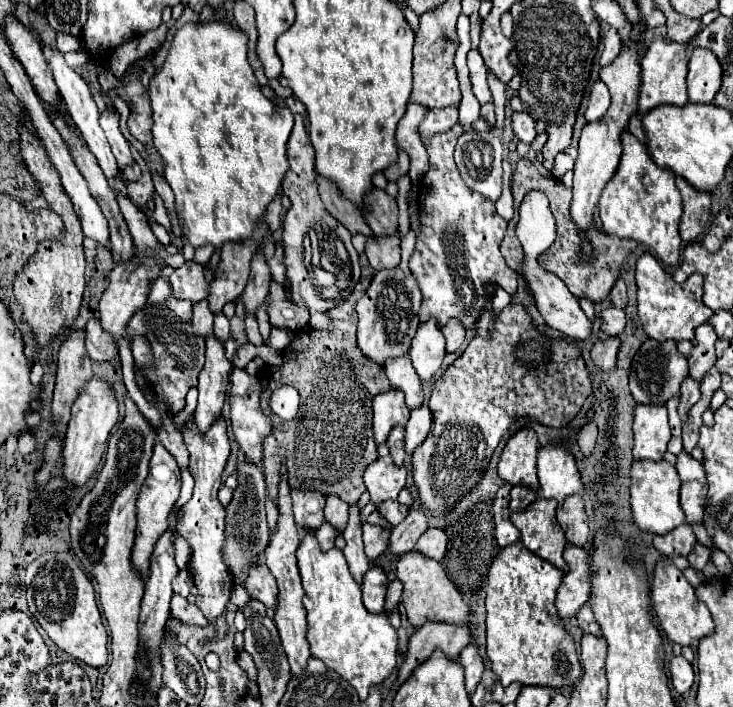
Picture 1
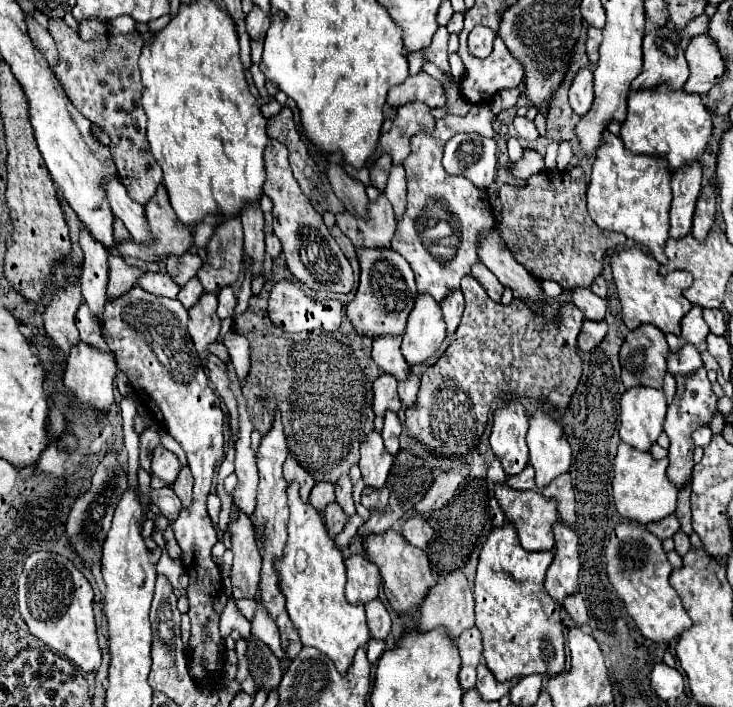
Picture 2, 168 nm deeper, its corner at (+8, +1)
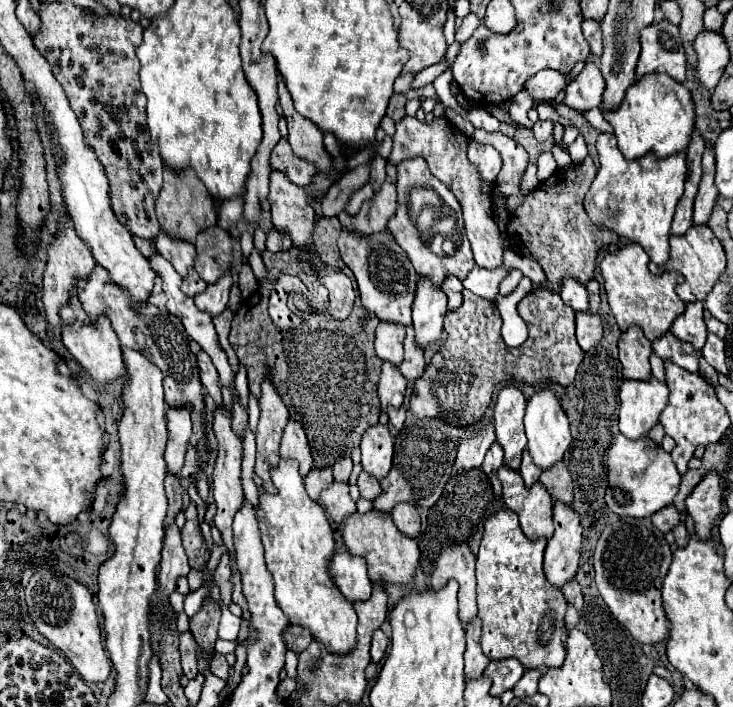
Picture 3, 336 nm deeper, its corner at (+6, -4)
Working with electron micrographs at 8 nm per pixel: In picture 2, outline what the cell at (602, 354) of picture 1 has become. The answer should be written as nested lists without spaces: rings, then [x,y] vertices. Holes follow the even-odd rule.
[[[589,319],[583,321],[581,325],[581,333],[579,333],[579,339],[577,339],[577,345],[581,351],[591,351],[593,347],[597,347],[603,337],[607,333],[607,323],[601,321],[601,323],[593,323]]]

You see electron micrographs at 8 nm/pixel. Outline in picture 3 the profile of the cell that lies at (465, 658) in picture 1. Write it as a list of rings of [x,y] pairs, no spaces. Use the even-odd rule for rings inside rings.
[[[475,618],[467,624],[467,650],[465,650],[465,680],[475,680],[483,674],[489,664],[489,658],[481,650],[481,624]]]

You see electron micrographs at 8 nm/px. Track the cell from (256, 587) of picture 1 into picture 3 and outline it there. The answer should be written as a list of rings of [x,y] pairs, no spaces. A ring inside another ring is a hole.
[[[217,408],[215,412],[215,420],[213,420],[213,430],[215,430],[215,436],[219,440],[219,448],[217,448],[217,464],[215,464],[215,470],[213,470],[213,476],[211,476],[211,484],[213,484],[213,498],[215,498],[215,504],[217,504],[217,514],[215,514],[215,526],[219,528],[221,536],[223,536],[223,544],[225,548],[231,552],[231,554],[237,554],[235,552],[235,546],[233,546],[233,516],[235,512],[239,510],[239,506],[243,504],[245,496],[243,496],[243,488],[241,488],[241,440],[233,434],[231,430],[231,416],[227,414],[225,408]]]

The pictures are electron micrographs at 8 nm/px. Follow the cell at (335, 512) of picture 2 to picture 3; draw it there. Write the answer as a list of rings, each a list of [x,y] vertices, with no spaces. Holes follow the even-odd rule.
[[[335,484],[327,490],[321,492],[319,496],[323,508],[329,512],[335,524],[343,526],[345,518],[349,518],[355,512],[355,502],[349,496],[349,486],[347,484]]]

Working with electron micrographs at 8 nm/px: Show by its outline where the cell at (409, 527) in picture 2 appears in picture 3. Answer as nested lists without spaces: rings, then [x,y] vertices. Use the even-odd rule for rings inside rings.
[[[397,504],[397,508],[391,512],[391,518],[399,532],[403,532],[409,538],[417,538],[421,532],[421,520],[417,514],[417,508],[413,504]]]

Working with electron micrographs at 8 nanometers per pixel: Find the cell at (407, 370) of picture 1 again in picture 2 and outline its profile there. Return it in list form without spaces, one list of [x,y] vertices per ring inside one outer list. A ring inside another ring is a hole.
[[[379,335],[373,341],[373,361],[397,379],[405,379],[409,373],[409,365],[399,349],[401,339],[401,335]]]

